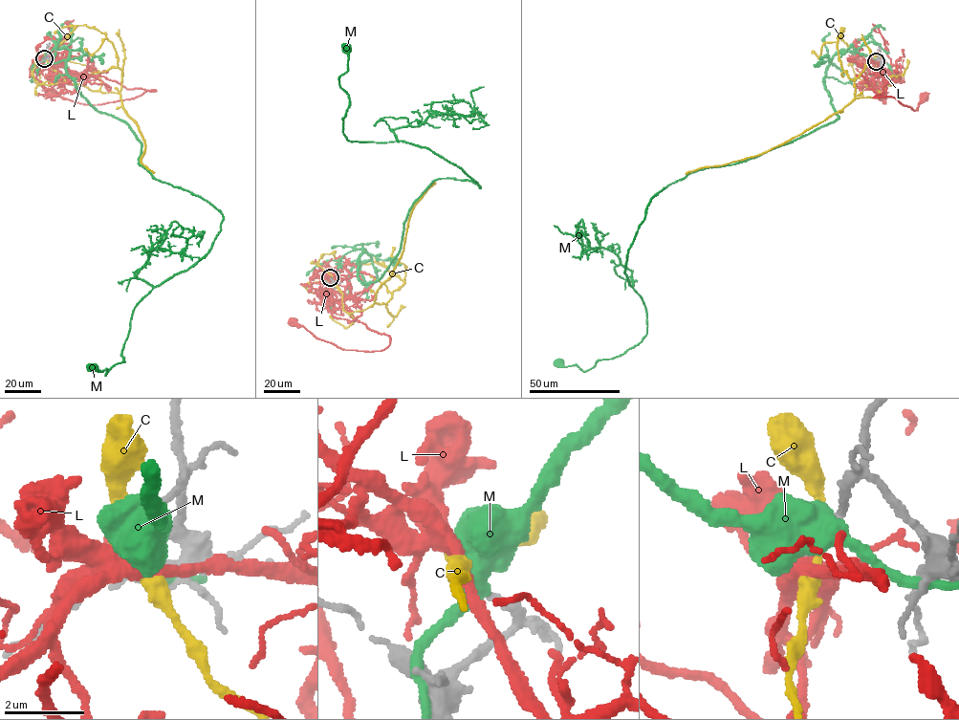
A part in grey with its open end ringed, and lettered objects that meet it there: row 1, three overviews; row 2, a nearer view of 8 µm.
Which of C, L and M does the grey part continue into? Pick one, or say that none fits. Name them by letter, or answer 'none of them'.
none of them

